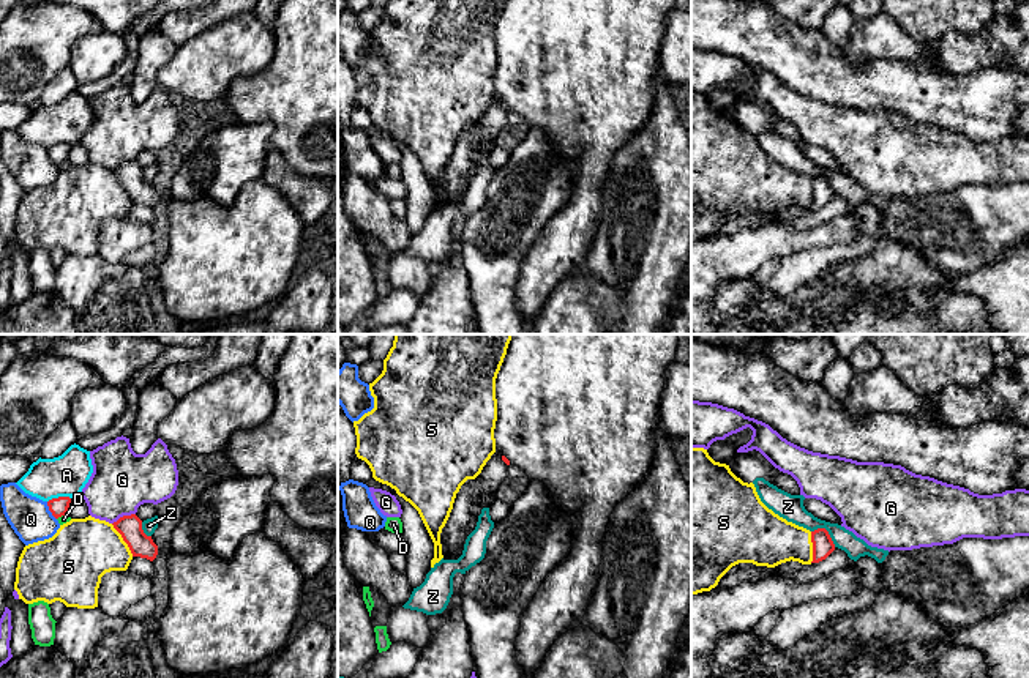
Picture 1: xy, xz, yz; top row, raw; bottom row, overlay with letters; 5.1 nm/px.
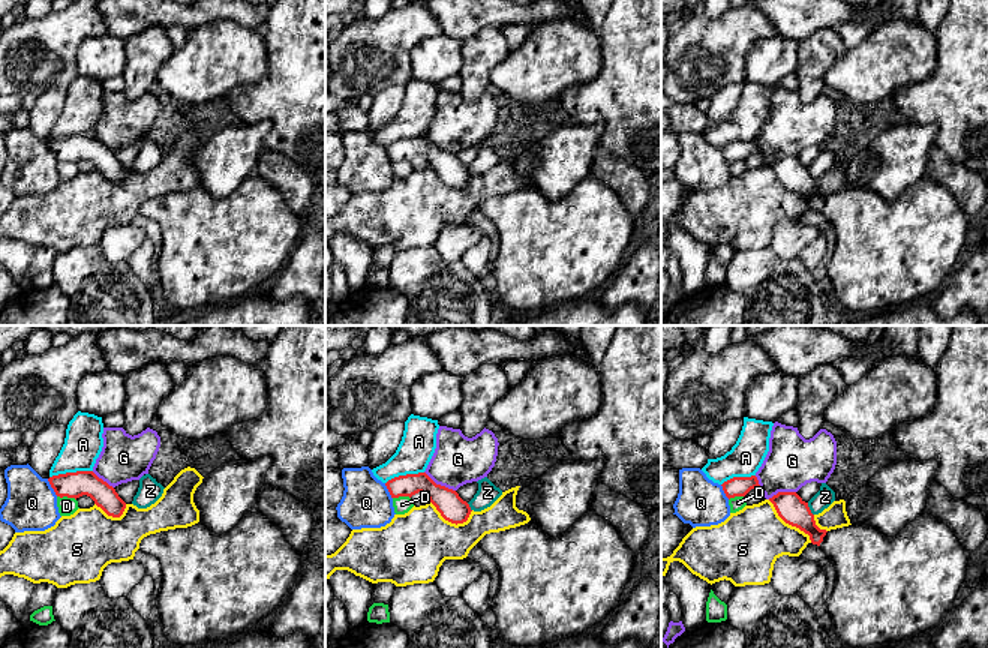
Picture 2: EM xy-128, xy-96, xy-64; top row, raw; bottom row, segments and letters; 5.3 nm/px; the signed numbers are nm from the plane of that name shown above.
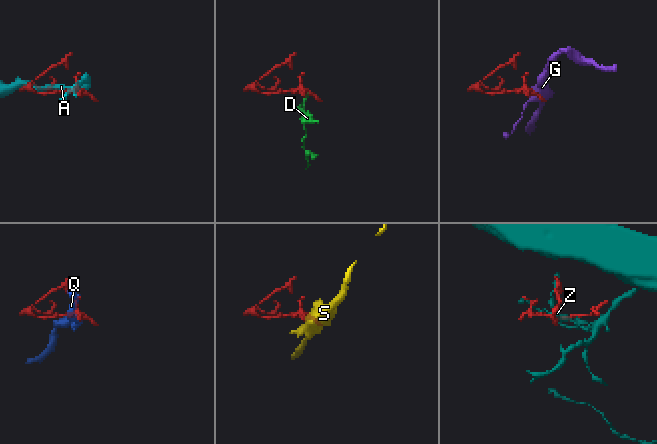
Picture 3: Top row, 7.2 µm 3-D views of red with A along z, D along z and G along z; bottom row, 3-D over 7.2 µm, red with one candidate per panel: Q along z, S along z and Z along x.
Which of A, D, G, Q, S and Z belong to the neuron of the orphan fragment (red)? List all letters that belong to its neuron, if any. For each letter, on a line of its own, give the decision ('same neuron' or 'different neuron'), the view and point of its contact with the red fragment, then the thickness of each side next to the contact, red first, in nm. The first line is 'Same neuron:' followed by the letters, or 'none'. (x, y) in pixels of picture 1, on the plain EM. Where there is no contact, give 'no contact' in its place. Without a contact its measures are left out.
Same neuron: none
A: different neuron | xy (59, 144) | 100/220 nm
D: different neuron | xy (60, 163) | 100/50 nm
G: different neuron | xy (123, 163) | 120/300 nm
Q: different neuron | xy (51, 158) | 100/200 nm
S: different neuron | xy (123, 186) | 120/320 nm
Z: different neuron | yz (827, 178) | 110/130 nm

